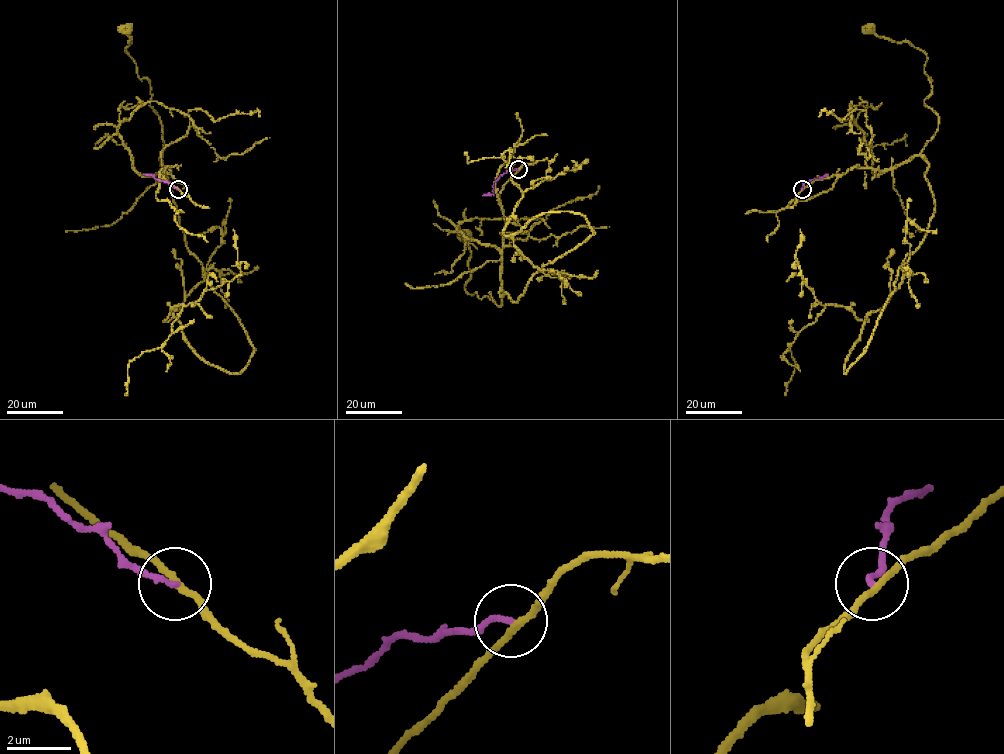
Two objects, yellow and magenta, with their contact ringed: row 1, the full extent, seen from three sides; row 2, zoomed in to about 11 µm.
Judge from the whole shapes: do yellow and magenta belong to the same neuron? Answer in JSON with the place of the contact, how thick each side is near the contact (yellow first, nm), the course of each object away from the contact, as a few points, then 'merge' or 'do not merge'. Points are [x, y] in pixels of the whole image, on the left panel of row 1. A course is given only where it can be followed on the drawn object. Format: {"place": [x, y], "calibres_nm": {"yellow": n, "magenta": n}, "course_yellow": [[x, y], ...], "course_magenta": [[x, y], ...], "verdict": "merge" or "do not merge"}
{"place": [178, 189], "calibres_nm": {"yellow": 200, "magenta": 180}, "course_yellow": [[178, 189], [159, 176], [165, 167], [162, 130], [150, 83], [126, 51], [131, 38], [125, 28]], "course_magenta": [[178, 189], [143, 174]], "verdict": "do not merge"}

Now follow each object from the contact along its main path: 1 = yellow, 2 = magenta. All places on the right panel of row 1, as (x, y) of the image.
1: (802, 189), (853, 167), (894, 169), (937, 130), (938, 116), (924, 103), (926, 55), (868, 28)
2: (802, 189), (806, 181), (828, 174)

